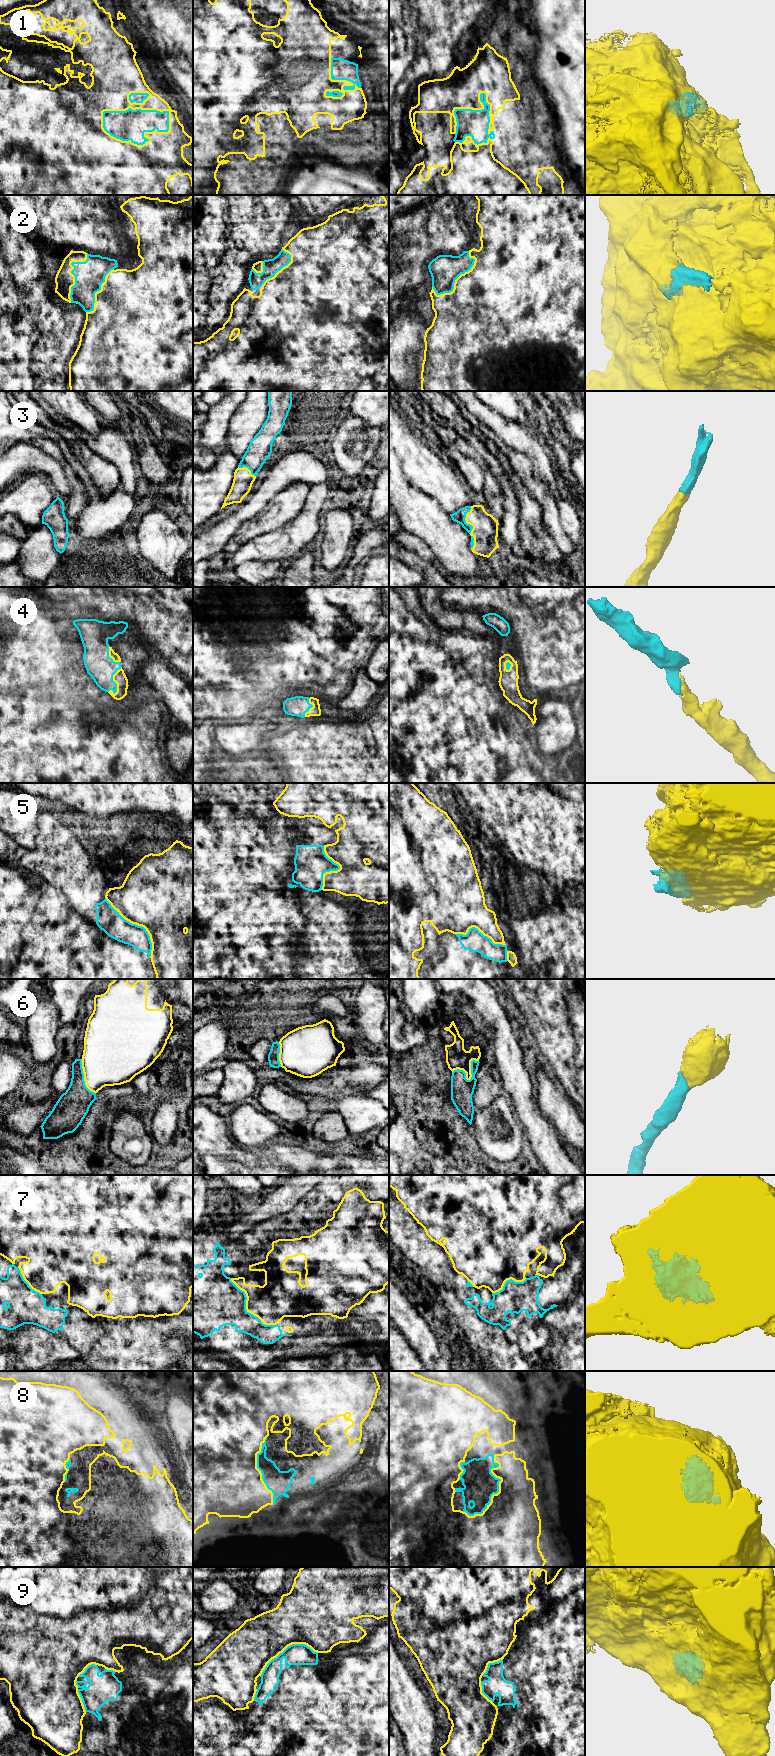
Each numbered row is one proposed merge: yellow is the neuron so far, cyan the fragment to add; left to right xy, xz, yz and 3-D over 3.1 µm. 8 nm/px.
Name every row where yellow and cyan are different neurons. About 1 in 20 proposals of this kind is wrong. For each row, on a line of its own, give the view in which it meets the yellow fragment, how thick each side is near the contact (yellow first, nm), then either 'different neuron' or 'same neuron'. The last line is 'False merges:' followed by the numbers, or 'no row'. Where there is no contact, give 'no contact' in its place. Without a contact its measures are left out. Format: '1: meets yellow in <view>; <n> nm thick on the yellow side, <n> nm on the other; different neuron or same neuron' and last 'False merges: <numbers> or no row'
1: meets yellow in xy; 200 nm thick on the yellow side, 240 nm on the other; same neuron
2: meets yellow in yz; 480 nm thick on the yellow side, 240 nm on the other; same neuron
3: meets yellow in yz; 200 nm thick on the yellow side, 90 nm on the other; same neuron
4: meets yellow in xy; 100 nm thick on the yellow side, 220 nm on the other; same neuron
5: meets yellow in xy; 500 nm thick on the yellow side, 190 nm on the other; different neuron
6: meets yellow in yz; 180 nm thick on the yellow side, 180 nm on the other; same neuron
7: meets yellow in xz; 320 nm thick on the yellow side, 400 nm on the other; same neuron
8: meets yellow in yz; 440 nm thick on the yellow side, 260 nm on the other; same neuron
9: meets yellow in xz; 400 nm thick on the yellow side, 180 nm on the other; same neuron
False merges: 5

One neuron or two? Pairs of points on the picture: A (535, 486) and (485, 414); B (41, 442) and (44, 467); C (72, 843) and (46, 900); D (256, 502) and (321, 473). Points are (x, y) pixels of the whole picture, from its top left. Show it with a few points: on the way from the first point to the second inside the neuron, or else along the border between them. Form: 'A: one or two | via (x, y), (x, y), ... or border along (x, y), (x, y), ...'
A: two | border along (491, 429), (509, 447), (524, 453), (528, 457)
B: two | border along (20, 441), (32, 442), (61, 463)
C: one | via (83, 862), (83, 881), (65, 899)
D: one | via (272, 486), (285, 473), (305, 473)

